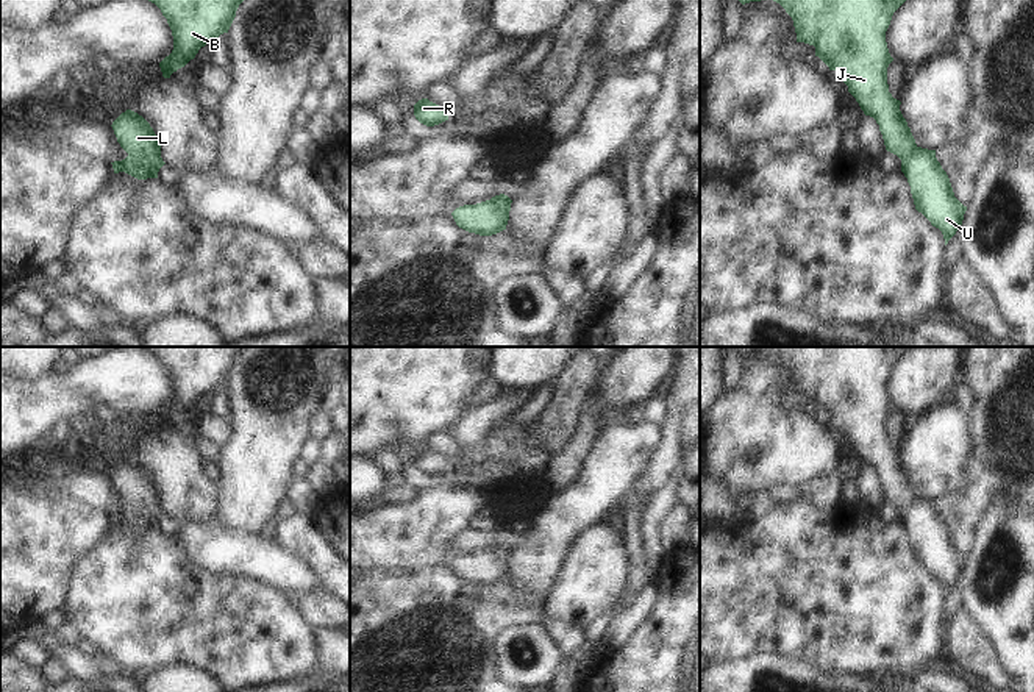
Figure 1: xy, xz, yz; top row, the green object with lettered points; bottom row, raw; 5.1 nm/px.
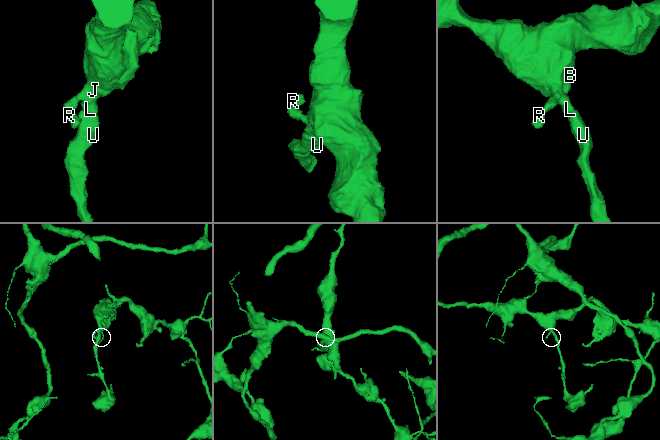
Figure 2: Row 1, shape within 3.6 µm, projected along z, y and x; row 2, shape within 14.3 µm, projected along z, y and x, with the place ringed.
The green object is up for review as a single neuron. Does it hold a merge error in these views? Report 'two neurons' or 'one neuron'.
one neuron

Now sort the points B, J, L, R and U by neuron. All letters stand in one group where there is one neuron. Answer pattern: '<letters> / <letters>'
B J L R U

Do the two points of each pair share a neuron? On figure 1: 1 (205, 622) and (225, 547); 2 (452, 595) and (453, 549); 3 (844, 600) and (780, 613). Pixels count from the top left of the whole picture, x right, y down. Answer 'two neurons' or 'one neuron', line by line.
1: two neurons
2: two neurons
3: one neuron

